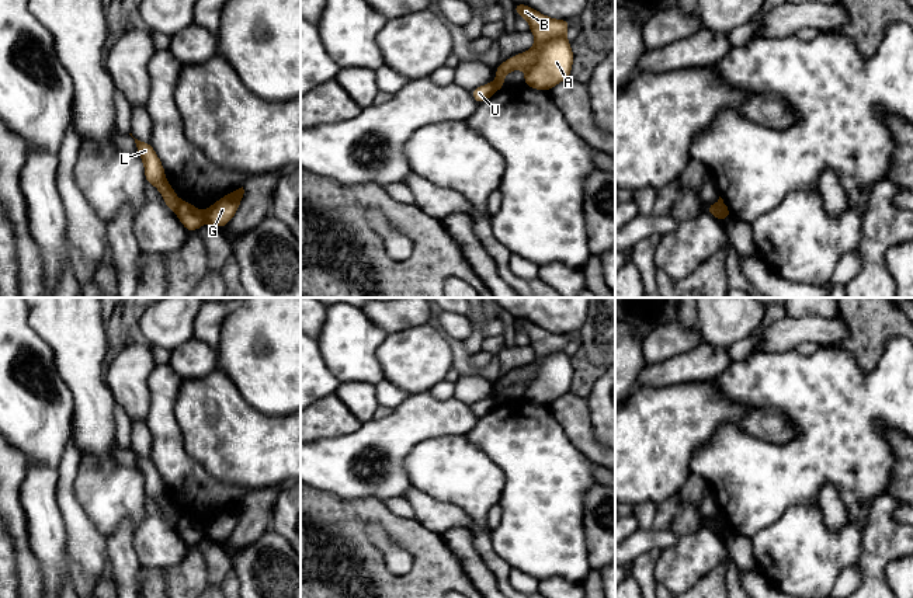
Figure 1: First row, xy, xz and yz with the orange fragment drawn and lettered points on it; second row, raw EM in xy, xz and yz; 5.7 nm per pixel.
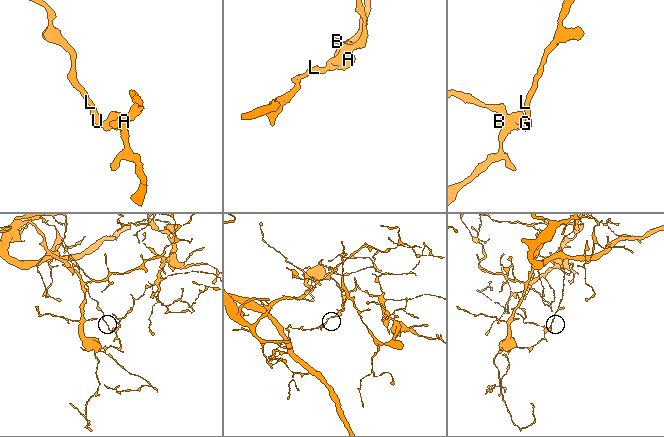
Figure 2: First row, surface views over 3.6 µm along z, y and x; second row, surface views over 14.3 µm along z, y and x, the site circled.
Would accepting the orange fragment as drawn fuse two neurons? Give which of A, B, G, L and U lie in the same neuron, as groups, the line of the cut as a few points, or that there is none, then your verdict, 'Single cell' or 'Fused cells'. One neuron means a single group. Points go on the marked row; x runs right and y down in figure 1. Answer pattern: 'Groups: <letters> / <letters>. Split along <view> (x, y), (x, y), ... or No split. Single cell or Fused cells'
Groups: A G L U / B. Split along xz (563, 37), (549, 40), (541, 49), (534, 66), (526, 75). Fused cells

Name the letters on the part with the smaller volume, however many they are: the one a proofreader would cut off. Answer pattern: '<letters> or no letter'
B

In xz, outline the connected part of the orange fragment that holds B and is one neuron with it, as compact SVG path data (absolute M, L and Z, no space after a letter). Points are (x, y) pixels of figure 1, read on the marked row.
M523 3L514 4L514 13L528 21L535 44L530 51L511 56L499 65L494 70L496 80L493 81L496 91L507 86L501 79L510 72L523 69L527 74L537 63L544 45L552 39L565 38L570 25L569 20L553 20Z

